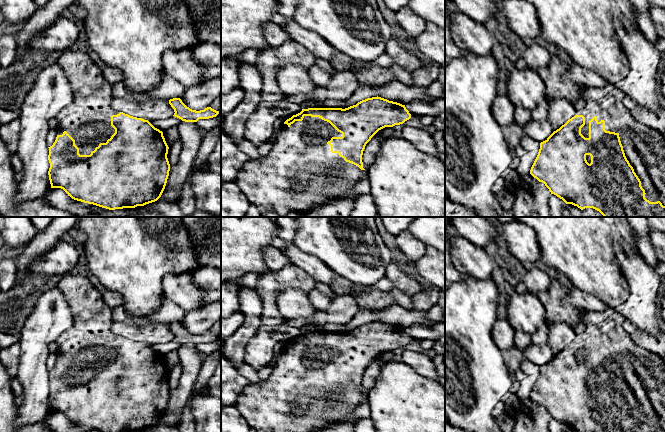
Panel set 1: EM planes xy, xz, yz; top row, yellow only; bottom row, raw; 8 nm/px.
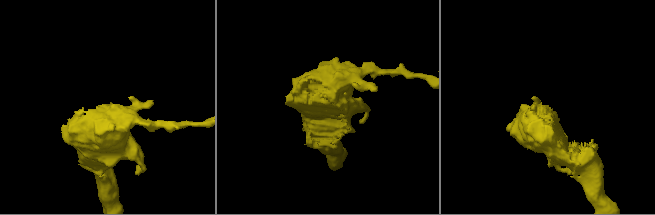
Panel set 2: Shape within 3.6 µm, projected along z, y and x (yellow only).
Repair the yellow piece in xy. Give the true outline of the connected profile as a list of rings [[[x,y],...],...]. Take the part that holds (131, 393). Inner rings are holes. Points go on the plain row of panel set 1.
[[[65,274],[57,288],[68,300],[73,325],[57,338],[57,361],[53,369],[48,371],[51,412],[61,412],[74,424],[102,432],[135,432],[157,425],[165,413],[170,395],[167,382],[169,371],[163,356],[148,344],[112,332],[112,309],[104,302],[102,293],[93,286],[87,276]]]

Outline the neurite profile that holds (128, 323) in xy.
[[[131,321],[113,322],[111,330],[114,334],[144,344],[166,343],[174,339],[169,324],[156,323],[146,327],[138,327]]]

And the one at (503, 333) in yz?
[[[497,319],[493,325],[492,336],[498,348],[504,352],[514,346],[516,331],[508,319]]]

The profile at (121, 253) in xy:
[[[78,217],[76,226],[86,235],[83,264],[106,290],[121,294],[125,310],[133,317],[147,317],[162,306],[166,300],[162,286],[165,275],[192,273],[198,266],[181,217]]]

